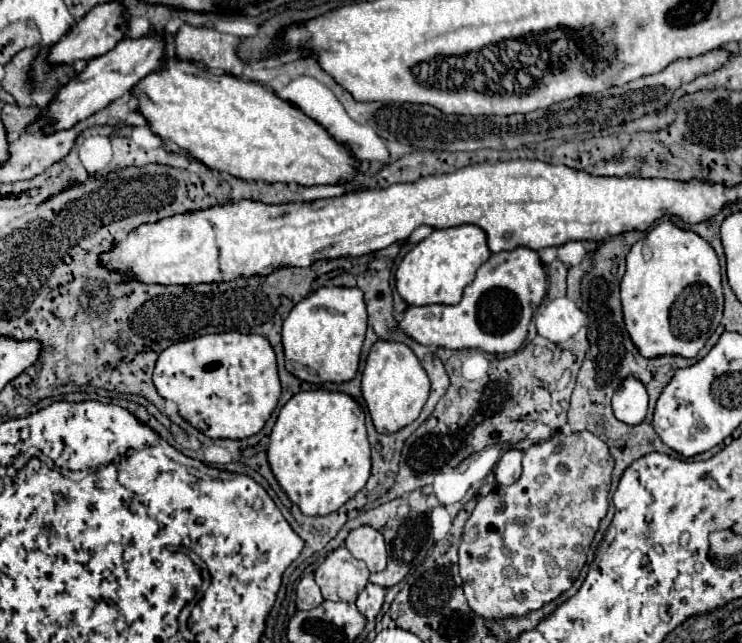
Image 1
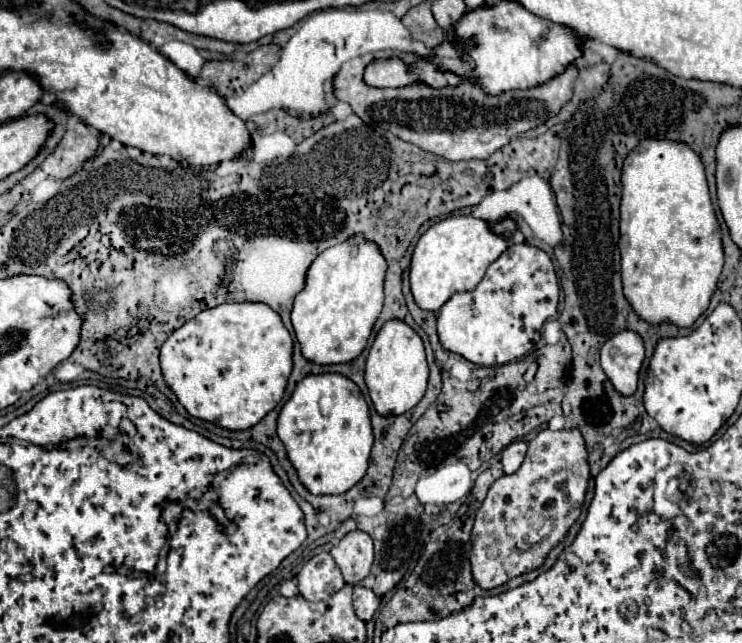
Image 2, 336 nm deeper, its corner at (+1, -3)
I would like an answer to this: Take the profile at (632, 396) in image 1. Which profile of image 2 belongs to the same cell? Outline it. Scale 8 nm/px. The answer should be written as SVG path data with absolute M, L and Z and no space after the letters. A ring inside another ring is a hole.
M622 329L600 347L600 365L622 395L632 395L636 391L642 361L644 345L636 331Z

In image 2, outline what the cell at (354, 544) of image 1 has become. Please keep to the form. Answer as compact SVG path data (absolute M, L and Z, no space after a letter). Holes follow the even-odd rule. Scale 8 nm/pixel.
M350 531L338 543L334 543L330 555L338 563L344 581L348 585L356 585L370 573L374 561L374 543L364 531Z

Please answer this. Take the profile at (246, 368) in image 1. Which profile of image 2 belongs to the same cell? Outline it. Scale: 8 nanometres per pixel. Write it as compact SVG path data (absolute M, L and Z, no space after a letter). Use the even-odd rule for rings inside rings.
M222 303L176 329L160 349L160 365L168 387L192 417L232 431L250 429L284 397L292 373L292 337L266 303Z

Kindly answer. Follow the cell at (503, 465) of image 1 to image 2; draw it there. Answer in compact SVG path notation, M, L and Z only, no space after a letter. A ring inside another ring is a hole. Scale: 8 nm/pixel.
M514 441L502 451L500 461L504 465L504 473L514 473L522 465L522 461L526 457L526 449L528 449L526 441Z

